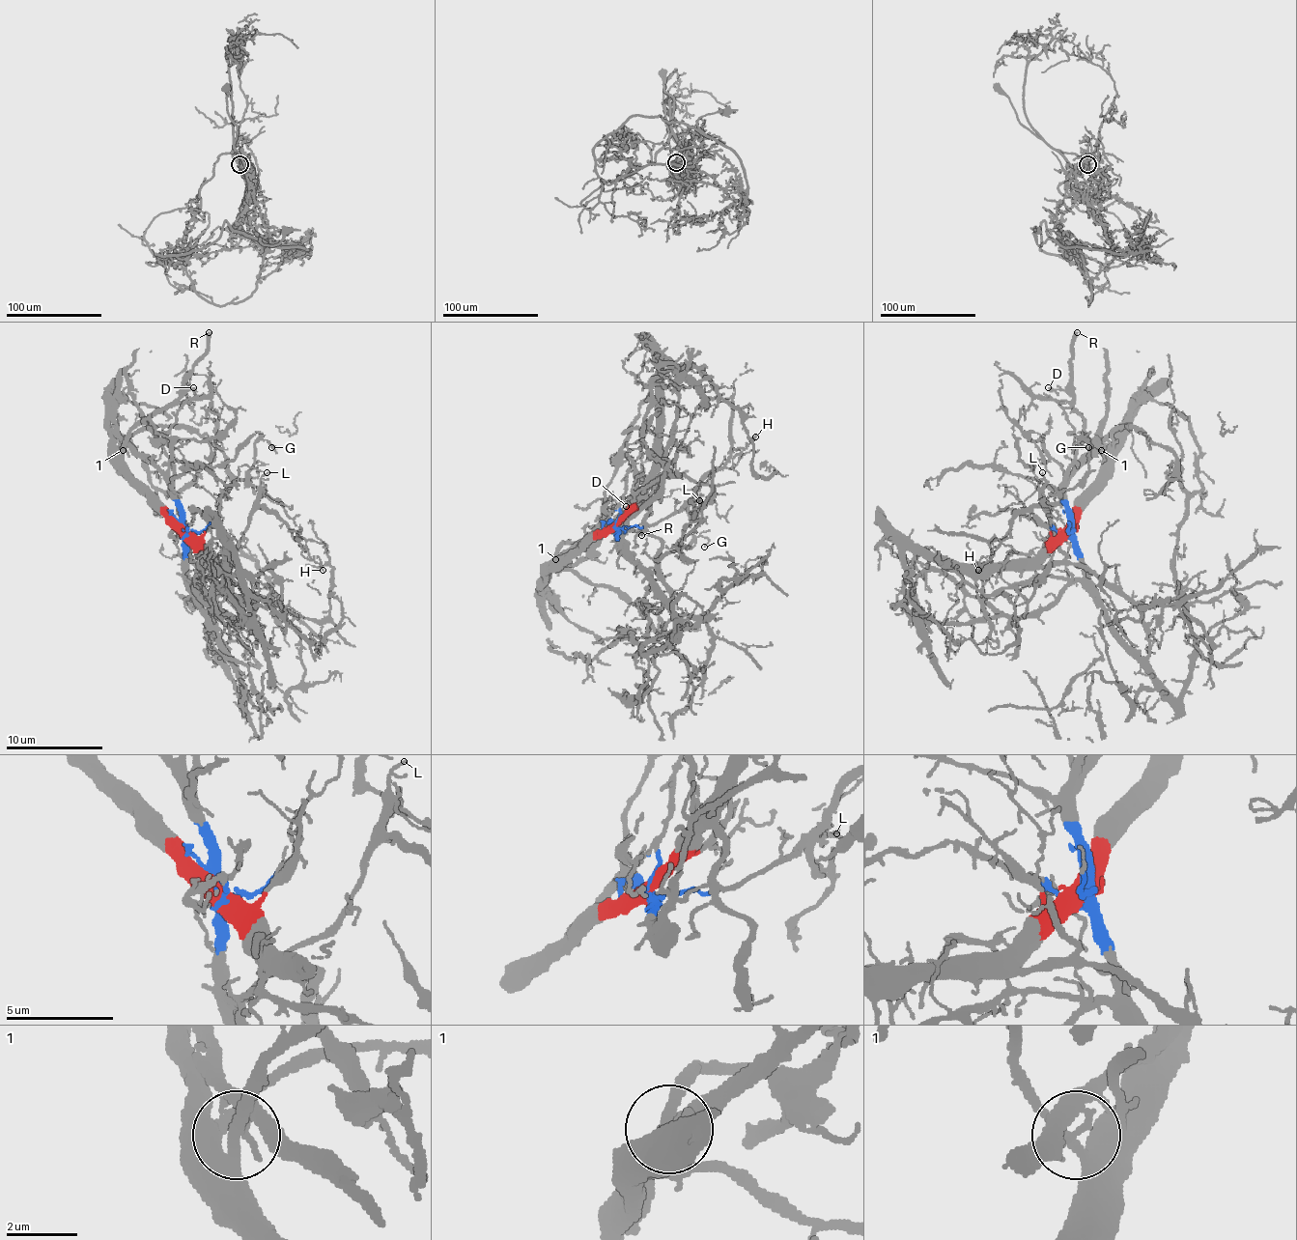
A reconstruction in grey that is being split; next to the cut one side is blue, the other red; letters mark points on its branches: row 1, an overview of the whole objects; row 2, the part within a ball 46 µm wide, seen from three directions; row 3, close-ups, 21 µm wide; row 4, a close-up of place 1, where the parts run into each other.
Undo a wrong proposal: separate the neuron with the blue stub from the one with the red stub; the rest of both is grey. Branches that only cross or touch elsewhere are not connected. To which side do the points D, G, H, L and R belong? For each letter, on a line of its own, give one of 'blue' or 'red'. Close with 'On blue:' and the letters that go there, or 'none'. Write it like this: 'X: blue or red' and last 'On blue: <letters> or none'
D: red
G: red
H: red
L: red
R: red
On blue: none

